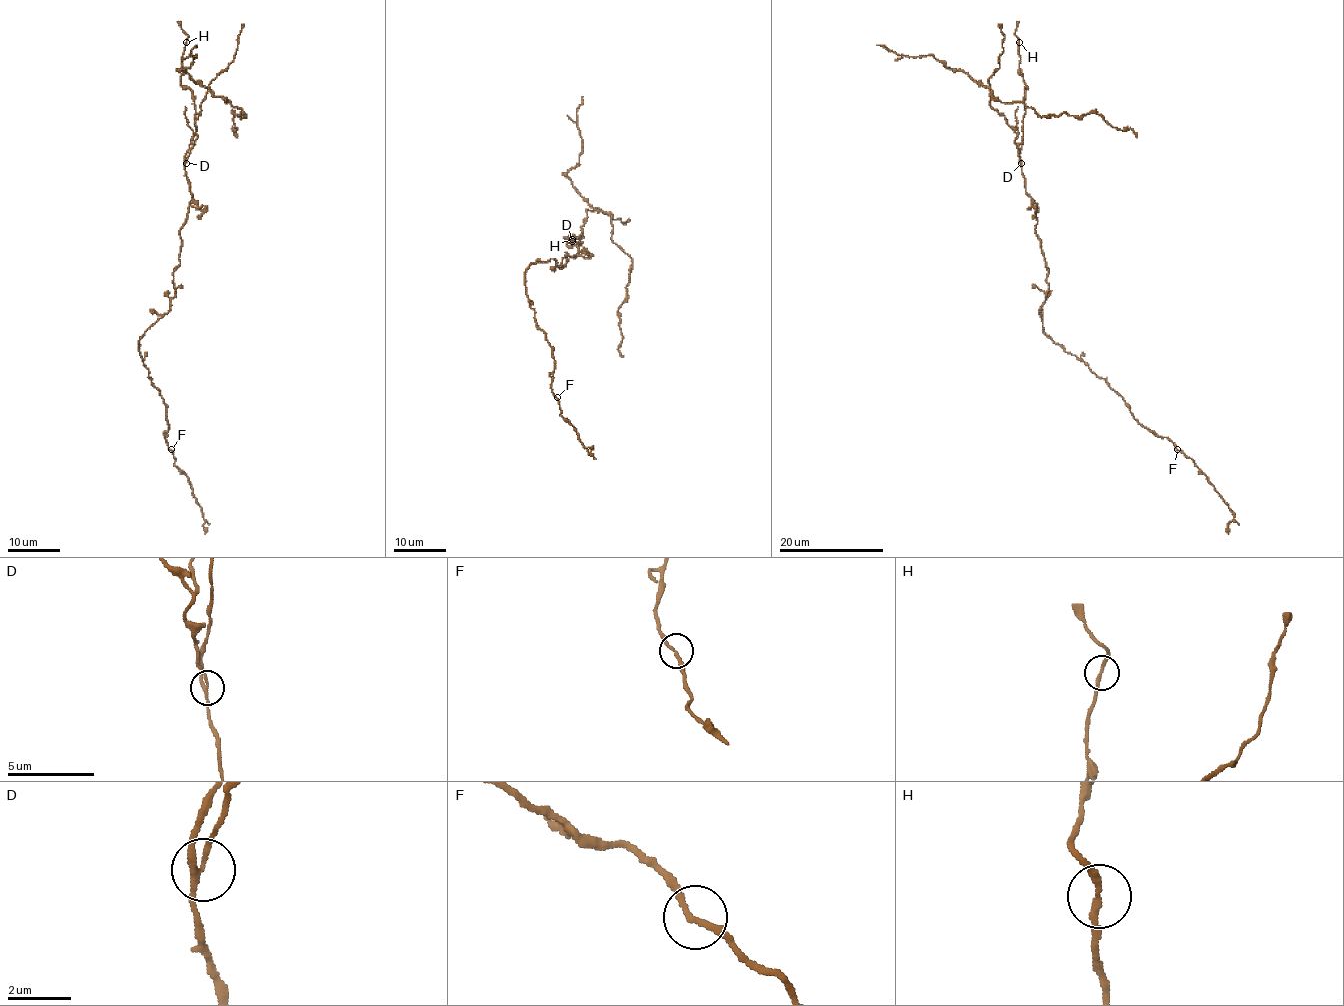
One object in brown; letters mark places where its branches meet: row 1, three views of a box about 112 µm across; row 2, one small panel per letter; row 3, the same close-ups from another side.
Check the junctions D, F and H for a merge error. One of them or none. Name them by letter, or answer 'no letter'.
D

